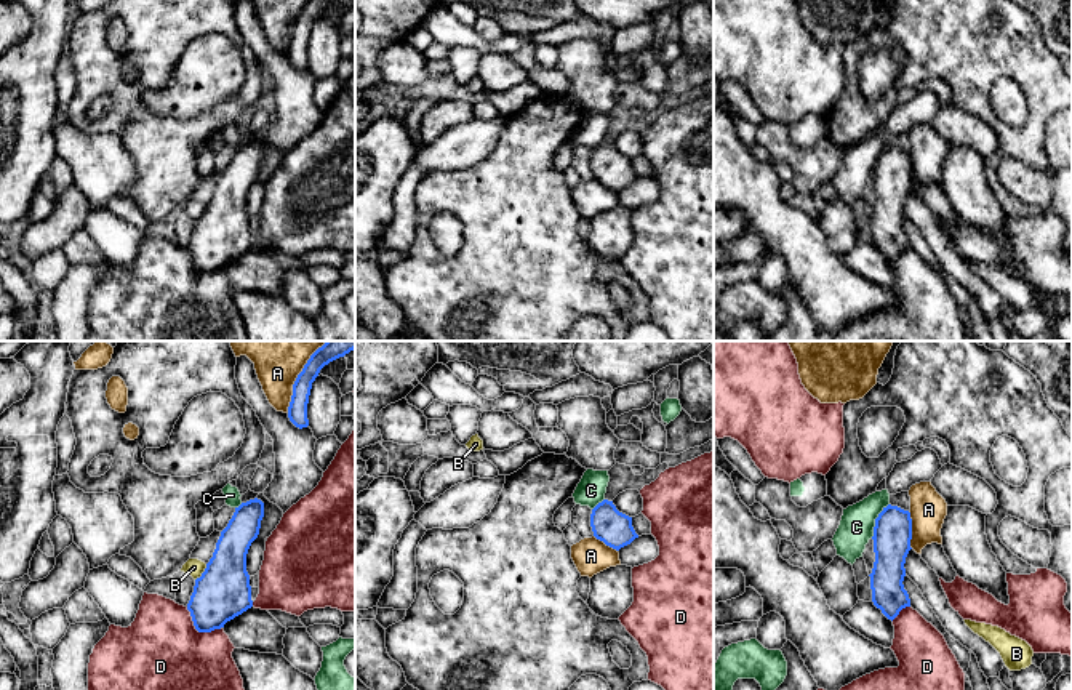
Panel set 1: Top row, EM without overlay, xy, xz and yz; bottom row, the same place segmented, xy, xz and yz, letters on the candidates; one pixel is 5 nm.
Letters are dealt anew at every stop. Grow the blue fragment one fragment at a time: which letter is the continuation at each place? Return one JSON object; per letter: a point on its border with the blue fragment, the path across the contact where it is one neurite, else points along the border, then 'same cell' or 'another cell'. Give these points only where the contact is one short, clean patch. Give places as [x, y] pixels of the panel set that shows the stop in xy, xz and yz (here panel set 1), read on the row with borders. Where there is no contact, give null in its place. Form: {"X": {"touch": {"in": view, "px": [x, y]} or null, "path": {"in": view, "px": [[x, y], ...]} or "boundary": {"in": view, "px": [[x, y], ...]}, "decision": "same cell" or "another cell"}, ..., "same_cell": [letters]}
{"A": {"touch": {"in": "xy", "px": [298, 377]}, "decision": "another cell"}, "B": {"touch": {"in": "xy", "px": [204, 572]}, "boundary": {"in": "xy", "px": [[207, 564], [196, 580]]}, "decision": "another cell"}, "C": {"touch": {"in": "yz", "px": [876, 521]}, "boundary": {"in": "yz", "px": [[888, 503], [876, 519], [871, 537]]}, "decision": "another cell"}, "D": {"touch": {"in": "xy", "px": [199, 631]}, "decision": "another cell"}, "same_cell": []}

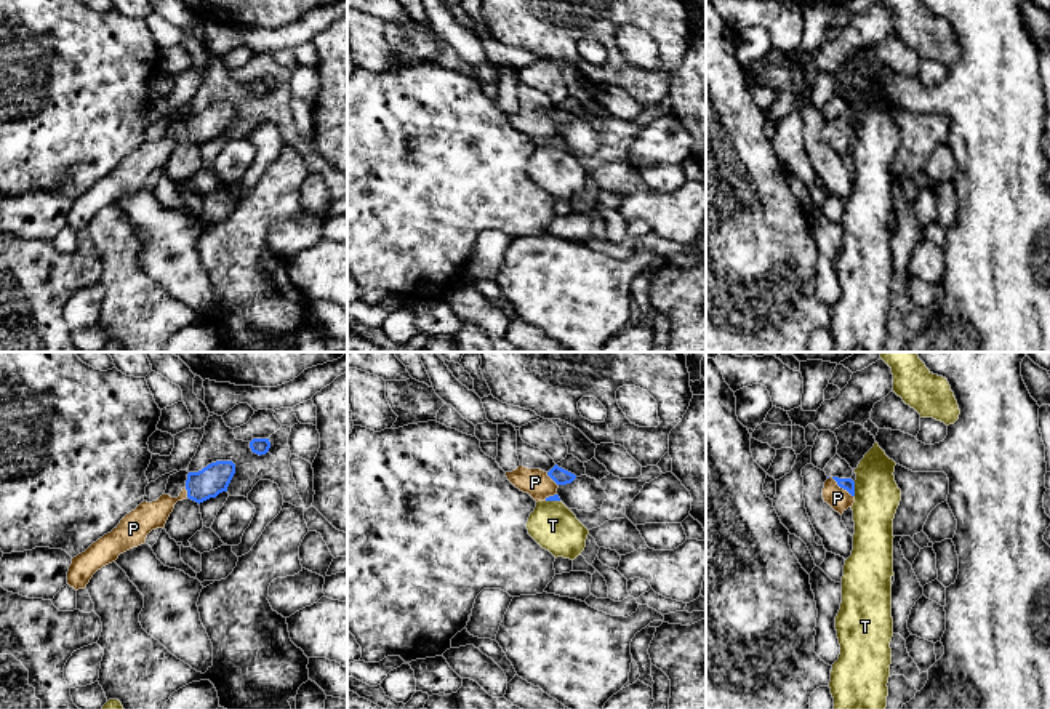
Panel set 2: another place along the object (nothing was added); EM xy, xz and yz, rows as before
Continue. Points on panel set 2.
{"P": {"touch": {"in": "yz", "px": [841, 487]}, "path": {"in": "yz", "px": [[847, 484], [841, 487], [837, 498]]}, "decision": "same cell"}, "T": {"touch": {"in": "yz", "px": [853, 488]}, "boundary": {"in": "yz", "px": [[853, 482], [855, 495]]}, "decision": "another cell"}, "same_cell": ["P"]}

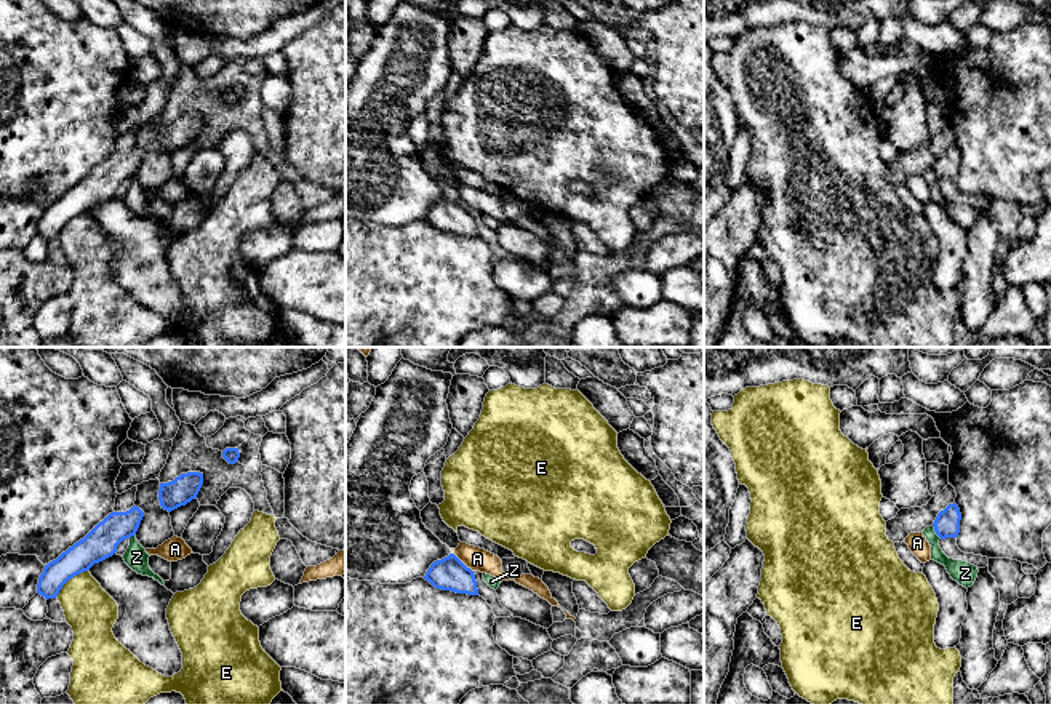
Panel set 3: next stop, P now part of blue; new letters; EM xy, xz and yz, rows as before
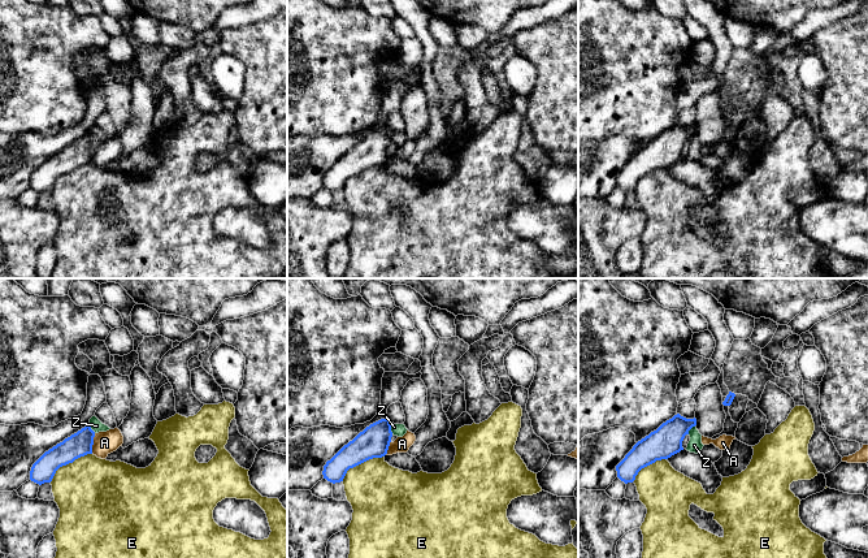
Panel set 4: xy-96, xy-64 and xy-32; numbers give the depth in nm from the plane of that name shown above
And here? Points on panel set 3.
{"A": {"touch": {"in": "xz", "px": [461, 562]}, "boundary": {"in": "xz", "px": [[453, 554], [472, 572]]}, "decision": "another cell"}, "E": {"touch": {"in": "xy", "px": [69, 578]}, "boundary": {"in": "xy", "px": [[87, 570], [74, 575], [55, 597]]}, "decision": "another cell"}, "Z": {"touch": {"in": "yz", "px": [935, 530]}, "boundary": {"in": "yz", "px": [[933, 525], [933, 530], [941, 538]]}, "decision": "another cell"}, "same_cell": []}

